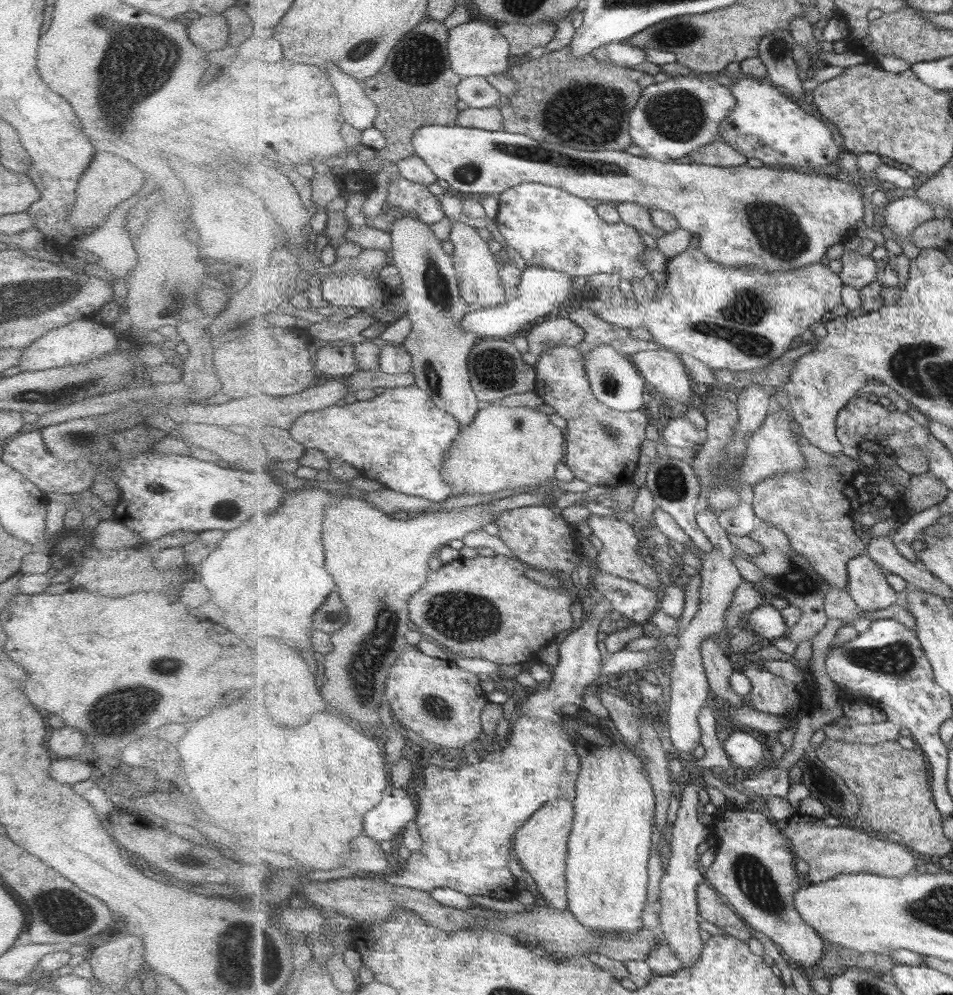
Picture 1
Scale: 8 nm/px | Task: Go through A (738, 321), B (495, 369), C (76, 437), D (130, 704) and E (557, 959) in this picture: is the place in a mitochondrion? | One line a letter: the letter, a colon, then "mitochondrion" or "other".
A: mitochondrion
B: mitochondrion
C: mitochondrion
D: mitochondrion
E: other

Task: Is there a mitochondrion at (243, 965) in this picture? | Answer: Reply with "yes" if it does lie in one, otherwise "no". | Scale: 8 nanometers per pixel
yes

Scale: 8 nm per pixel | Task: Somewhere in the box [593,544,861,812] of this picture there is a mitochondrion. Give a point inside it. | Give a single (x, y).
(794, 579)

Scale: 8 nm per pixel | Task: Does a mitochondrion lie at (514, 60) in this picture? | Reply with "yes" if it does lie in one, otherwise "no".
no

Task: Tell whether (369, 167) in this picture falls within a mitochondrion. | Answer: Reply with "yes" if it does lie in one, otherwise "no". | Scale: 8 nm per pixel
no

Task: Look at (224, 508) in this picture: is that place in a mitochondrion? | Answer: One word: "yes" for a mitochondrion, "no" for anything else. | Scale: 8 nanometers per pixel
yes

